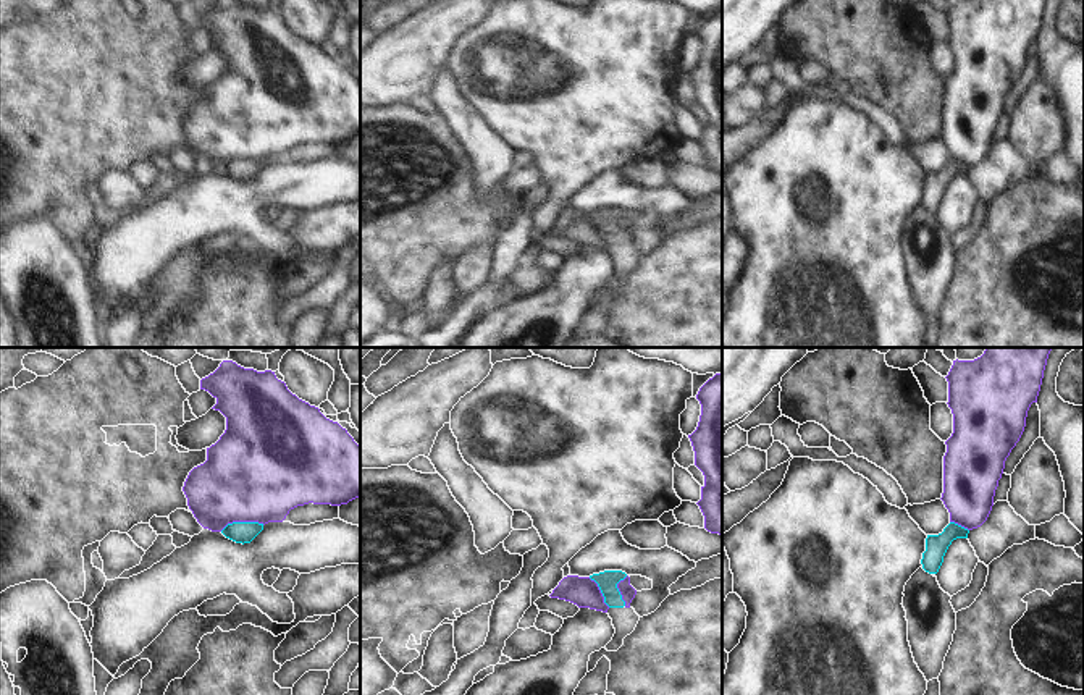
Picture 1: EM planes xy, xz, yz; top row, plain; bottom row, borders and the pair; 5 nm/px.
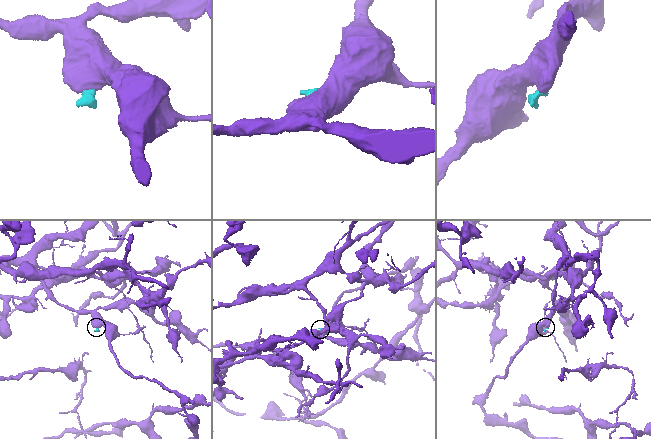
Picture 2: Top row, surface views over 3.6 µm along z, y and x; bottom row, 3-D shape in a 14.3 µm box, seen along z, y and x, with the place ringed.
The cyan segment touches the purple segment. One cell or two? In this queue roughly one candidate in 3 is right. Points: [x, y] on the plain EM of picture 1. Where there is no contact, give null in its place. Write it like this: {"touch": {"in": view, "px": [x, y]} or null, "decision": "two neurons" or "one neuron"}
{"touch": {"in": "xy", "px": [241, 160]}, "decision": "two neurons"}

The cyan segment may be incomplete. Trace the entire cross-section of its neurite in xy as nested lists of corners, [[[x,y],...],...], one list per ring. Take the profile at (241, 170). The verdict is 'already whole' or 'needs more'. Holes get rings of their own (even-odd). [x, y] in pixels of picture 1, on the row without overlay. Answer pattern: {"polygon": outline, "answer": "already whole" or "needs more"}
{"polygon": [[[233,160],[228,162],[221,171],[236,181],[250,181],[260,170],[263,162],[258,160]]], "answer": "already whole"}

